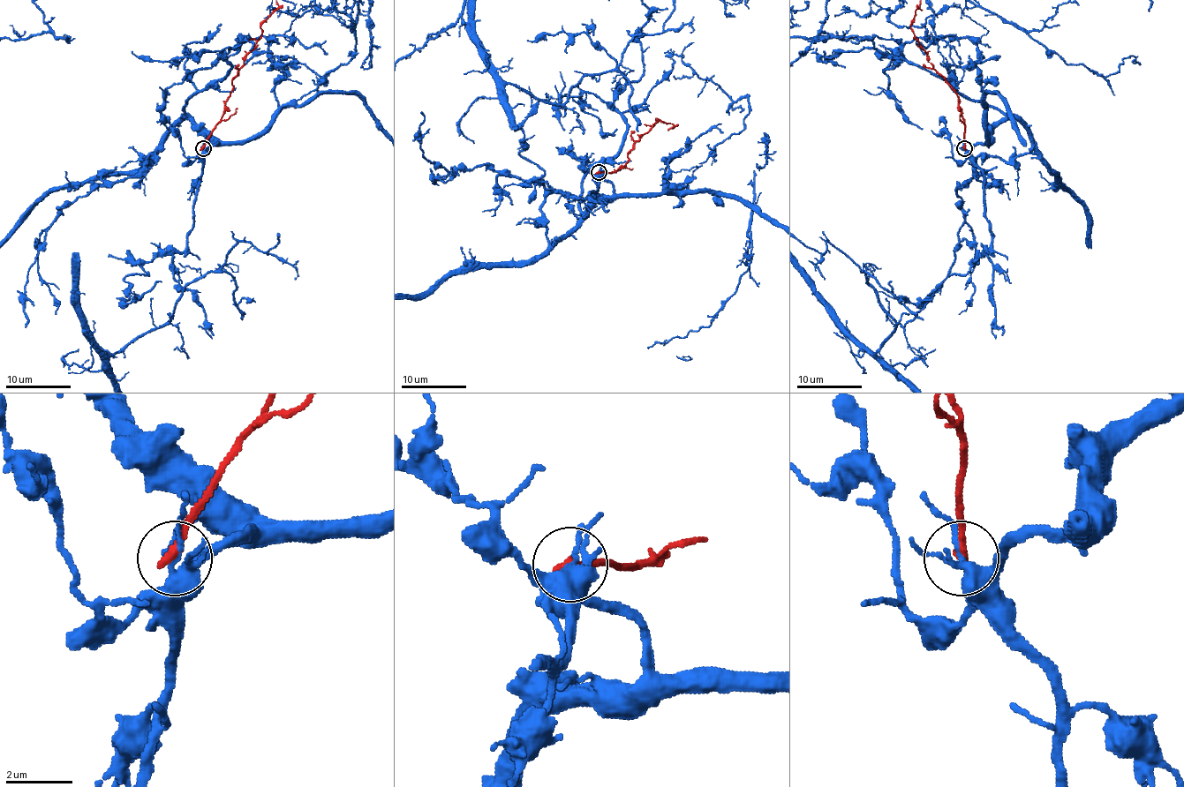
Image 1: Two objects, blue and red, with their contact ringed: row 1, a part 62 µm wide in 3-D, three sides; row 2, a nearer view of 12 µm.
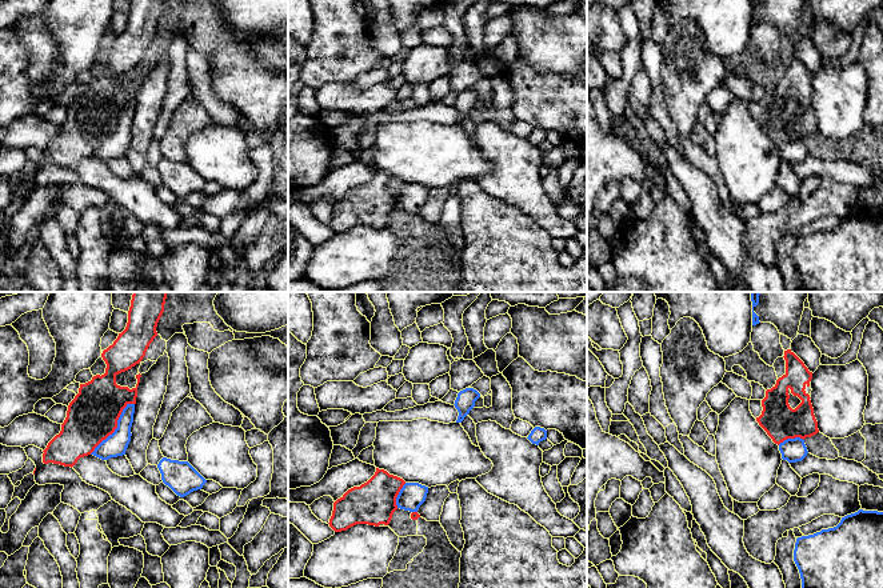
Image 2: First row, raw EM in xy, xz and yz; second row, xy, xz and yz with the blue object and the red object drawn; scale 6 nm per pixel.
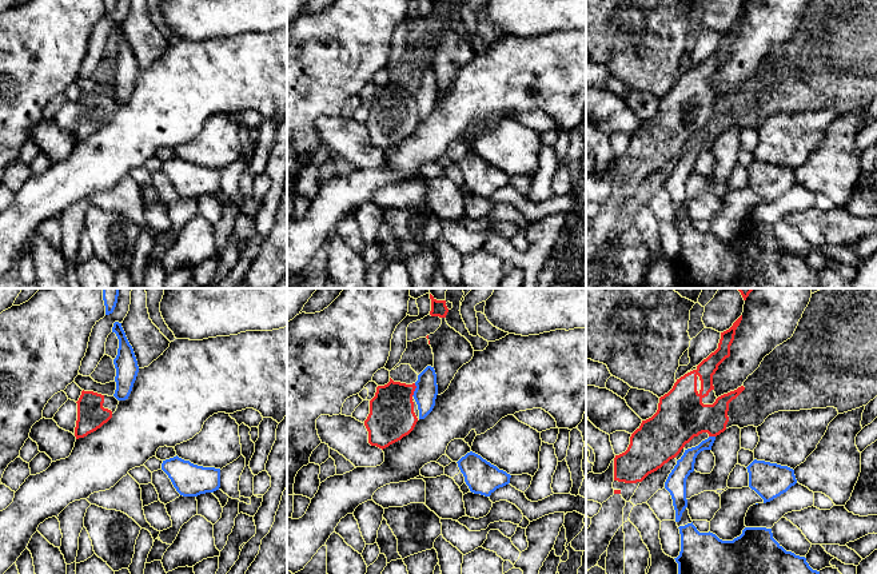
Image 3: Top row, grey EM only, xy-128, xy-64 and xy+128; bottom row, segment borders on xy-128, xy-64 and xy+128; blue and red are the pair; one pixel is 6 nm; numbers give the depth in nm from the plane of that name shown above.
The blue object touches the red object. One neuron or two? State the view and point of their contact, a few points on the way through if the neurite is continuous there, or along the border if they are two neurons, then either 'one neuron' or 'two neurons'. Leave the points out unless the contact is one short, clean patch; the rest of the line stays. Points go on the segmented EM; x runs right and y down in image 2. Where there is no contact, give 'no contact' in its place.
meets blue in xy at (118, 427); two neurons

